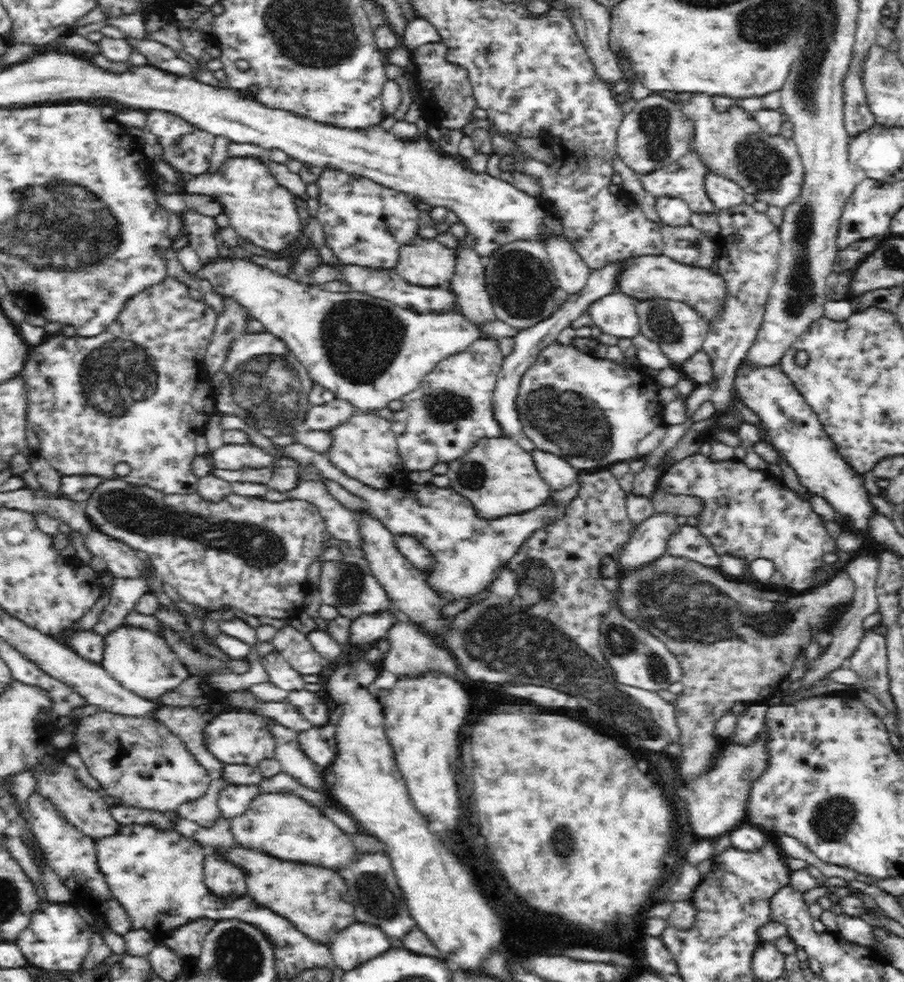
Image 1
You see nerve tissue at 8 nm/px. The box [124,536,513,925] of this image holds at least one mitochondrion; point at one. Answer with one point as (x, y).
(375, 896)

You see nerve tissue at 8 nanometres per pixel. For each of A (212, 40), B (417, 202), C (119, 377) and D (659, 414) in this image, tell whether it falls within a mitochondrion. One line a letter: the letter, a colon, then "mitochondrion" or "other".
A: other
B: other
C: mitochondrion
D: other

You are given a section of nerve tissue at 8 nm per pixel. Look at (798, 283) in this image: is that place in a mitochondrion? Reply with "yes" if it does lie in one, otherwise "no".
yes

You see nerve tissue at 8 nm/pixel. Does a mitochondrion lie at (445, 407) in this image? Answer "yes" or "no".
yes

